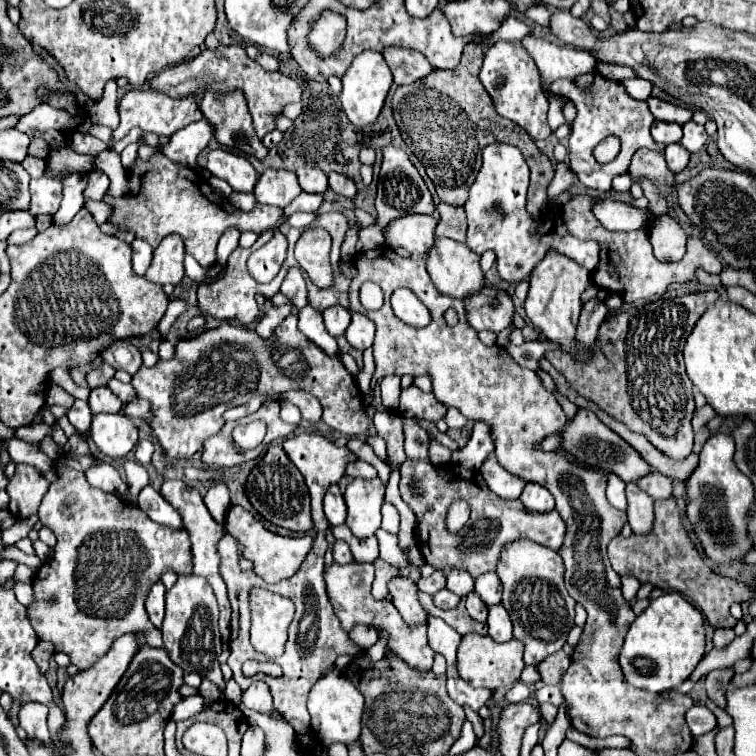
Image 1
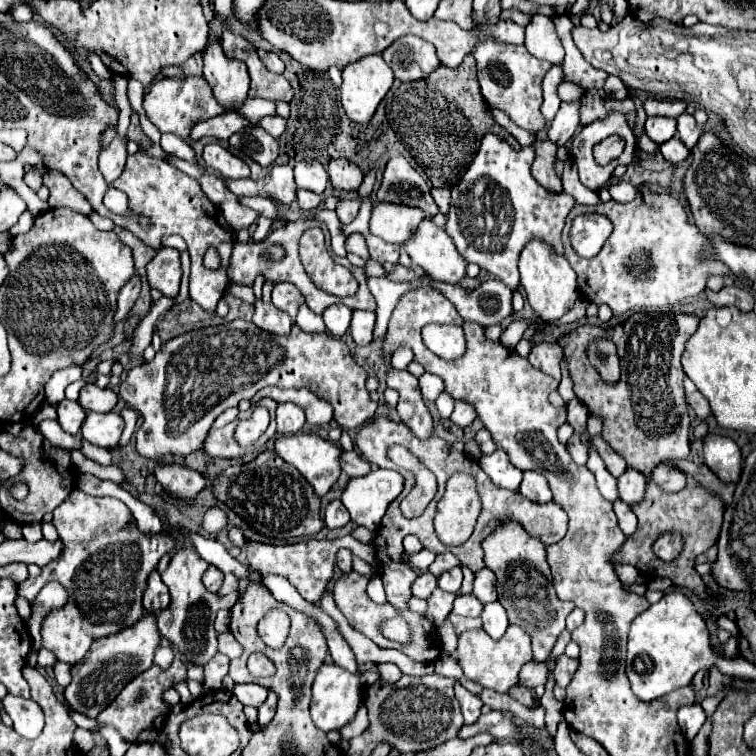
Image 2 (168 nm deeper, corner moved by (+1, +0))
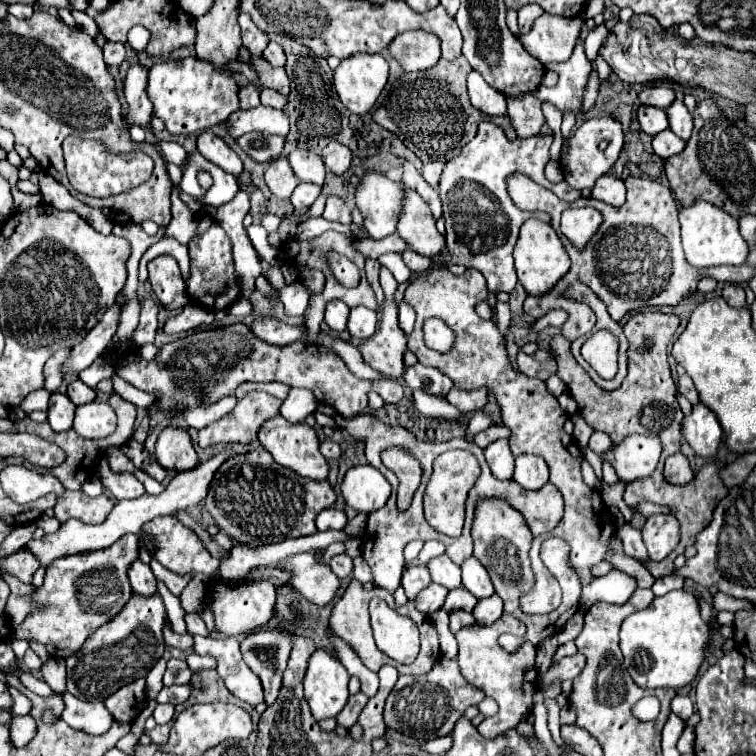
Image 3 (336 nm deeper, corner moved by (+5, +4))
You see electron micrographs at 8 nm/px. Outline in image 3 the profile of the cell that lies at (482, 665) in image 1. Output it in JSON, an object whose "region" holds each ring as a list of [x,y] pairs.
{"region":[[[503,615],[497,619],[491,627],[463,627],[463,631],[457,633],[459,641],[459,667],[463,677],[477,689],[481,689],[487,697],[495,699],[499,705],[497,715],[485,717],[483,723],[477,727],[485,739],[495,739],[495,735],[501,735],[507,729],[517,727],[525,717],[533,711],[533,693],[537,691],[537,669],[535,669],[535,653],[537,647],[531,643],[525,643],[517,653],[507,653],[499,647],[497,637],[501,633],[513,633],[513,635],[525,635],[523,623],[511,615]]]}

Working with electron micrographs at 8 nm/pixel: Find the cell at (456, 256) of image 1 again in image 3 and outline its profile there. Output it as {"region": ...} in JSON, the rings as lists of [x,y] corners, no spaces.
{"region":[[[403,189],[401,217],[397,223],[397,233],[409,243],[409,247],[425,257],[433,257],[445,249],[445,239],[435,227],[435,219],[427,203],[413,191]]]}

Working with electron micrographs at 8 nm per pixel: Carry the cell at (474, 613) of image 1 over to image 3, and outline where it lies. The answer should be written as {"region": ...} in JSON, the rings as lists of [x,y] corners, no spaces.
{"region":[[[459,587],[459,589],[449,591],[449,595],[447,595],[447,599],[445,599],[443,609],[445,609],[447,613],[457,611],[457,609],[463,609],[463,611],[473,611],[475,603],[477,603],[477,599],[475,599],[475,597],[473,597],[473,595],[471,595],[465,587]]]}

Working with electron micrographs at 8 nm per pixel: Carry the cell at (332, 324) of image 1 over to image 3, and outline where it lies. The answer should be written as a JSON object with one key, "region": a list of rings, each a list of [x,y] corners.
{"region":[[[331,301],[325,311],[325,323],[329,325],[331,331],[341,333],[347,327],[347,317],[349,317],[349,307],[343,301]]]}

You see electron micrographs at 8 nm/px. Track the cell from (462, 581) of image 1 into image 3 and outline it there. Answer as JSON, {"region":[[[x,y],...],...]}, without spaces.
{"region":[[[439,555],[427,563],[433,583],[439,583],[447,589],[457,589],[461,585],[461,569],[447,557]]]}

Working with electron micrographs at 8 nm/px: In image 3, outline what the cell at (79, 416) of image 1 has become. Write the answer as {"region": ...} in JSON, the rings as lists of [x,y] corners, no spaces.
{"region":[[[55,391],[51,393],[49,399],[49,425],[53,431],[61,433],[73,427],[73,415],[75,415],[75,405],[71,403],[71,399],[67,399],[67,395]]]}

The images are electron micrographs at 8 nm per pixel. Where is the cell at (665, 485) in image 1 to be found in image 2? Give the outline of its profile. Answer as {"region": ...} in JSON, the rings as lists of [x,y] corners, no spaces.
{"region":[[[657,465],[651,471],[651,481],[665,493],[677,493],[677,491],[681,491],[685,487],[687,475],[681,473],[673,465]]]}

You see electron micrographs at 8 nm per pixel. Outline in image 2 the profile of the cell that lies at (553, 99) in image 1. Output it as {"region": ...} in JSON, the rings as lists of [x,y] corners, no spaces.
{"region":[[[564,81],[557,88],[558,96],[563,102],[572,102],[579,100],[583,94],[583,89],[571,82]]]}

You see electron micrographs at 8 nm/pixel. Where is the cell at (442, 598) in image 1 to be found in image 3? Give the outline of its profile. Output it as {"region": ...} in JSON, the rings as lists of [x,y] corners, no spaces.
{"region":[[[431,583],[429,587],[425,587],[425,589],[423,589],[423,591],[421,591],[421,593],[415,597],[417,609],[419,609],[419,611],[423,611],[425,615],[431,615],[431,613],[435,613],[437,609],[441,609],[441,607],[443,607],[447,591],[449,591],[447,587]]]}

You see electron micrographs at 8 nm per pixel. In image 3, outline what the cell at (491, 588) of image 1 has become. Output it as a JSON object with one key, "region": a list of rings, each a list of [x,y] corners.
{"region":[[[469,557],[463,565],[461,565],[461,571],[463,571],[463,587],[473,593],[477,599],[481,597],[489,597],[493,595],[493,583],[485,571],[485,567],[475,559],[475,557]]]}

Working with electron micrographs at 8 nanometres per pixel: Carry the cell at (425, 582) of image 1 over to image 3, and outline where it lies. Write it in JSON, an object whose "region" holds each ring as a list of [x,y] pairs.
{"region":[[[409,565],[405,571],[403,571],[403,579],[401,579],[401,587],[405,589],[405,595],[409,599],[415,599],[417,593],[427,587],[431,583],[431,577],[429,577],[429,569],[425,565]]]}

